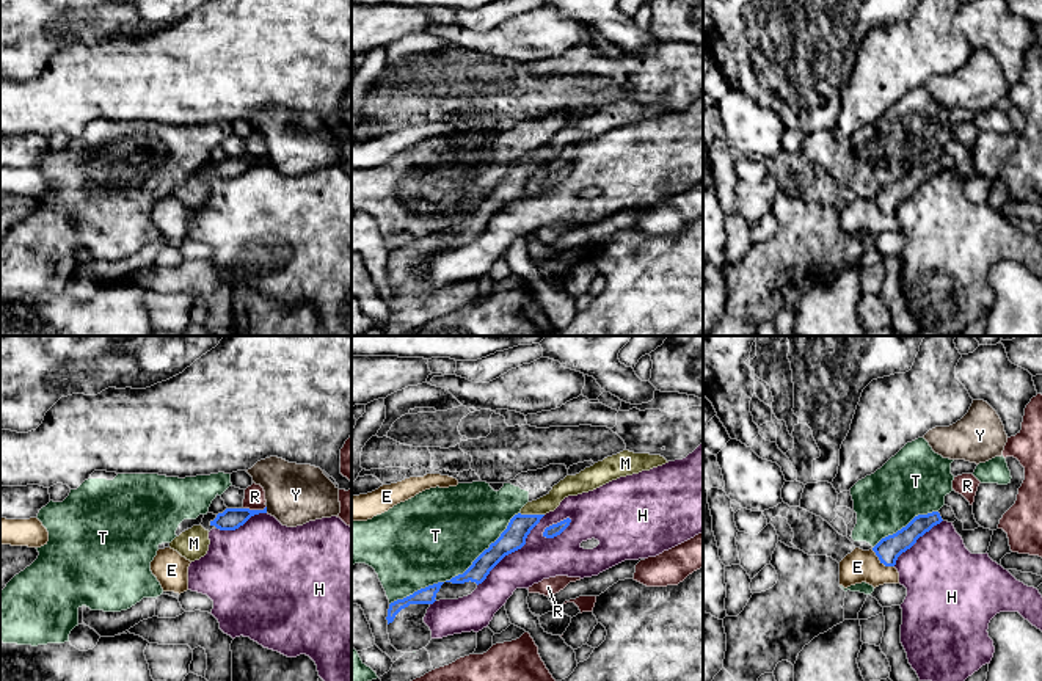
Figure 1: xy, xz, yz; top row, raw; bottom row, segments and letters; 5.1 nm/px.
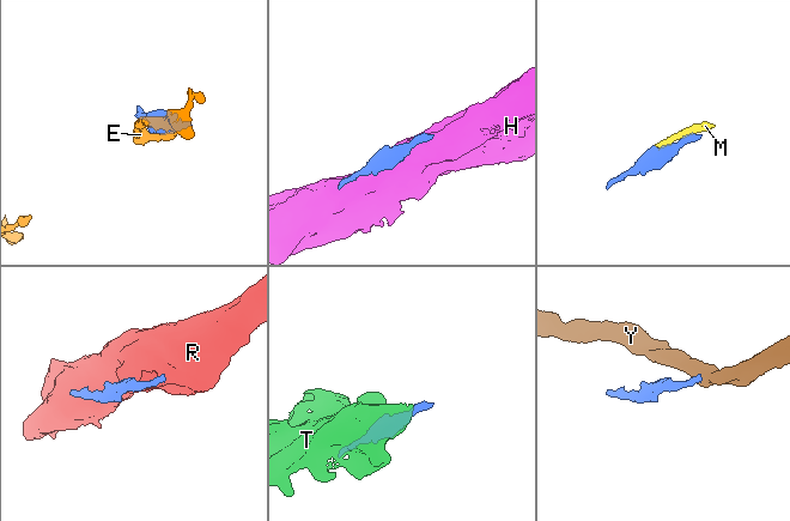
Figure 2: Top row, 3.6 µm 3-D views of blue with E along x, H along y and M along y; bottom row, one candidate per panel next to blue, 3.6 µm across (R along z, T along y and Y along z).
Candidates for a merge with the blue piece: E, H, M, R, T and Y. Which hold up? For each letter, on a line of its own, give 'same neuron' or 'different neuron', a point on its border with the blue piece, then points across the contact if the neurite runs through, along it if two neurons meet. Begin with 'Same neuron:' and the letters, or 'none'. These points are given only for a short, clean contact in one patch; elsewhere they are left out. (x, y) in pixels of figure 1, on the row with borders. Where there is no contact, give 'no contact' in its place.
Same neuron: M
E: different neuron; contact yz (882, 562)
H: different neuron; contact xz (513, 551)
M: same neuron; contact xz (532, 515)
R: different neuron; contact xy (255, 510); border xy (265, 506), (262, 509), (244, 509)
T: different neuron; contact xz (455, 576)
Y: different neuron; contact xy (265, 510); border xy (265, 507), (267, 512)

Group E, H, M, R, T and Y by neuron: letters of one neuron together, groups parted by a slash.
E / H / M / R / T / Y

